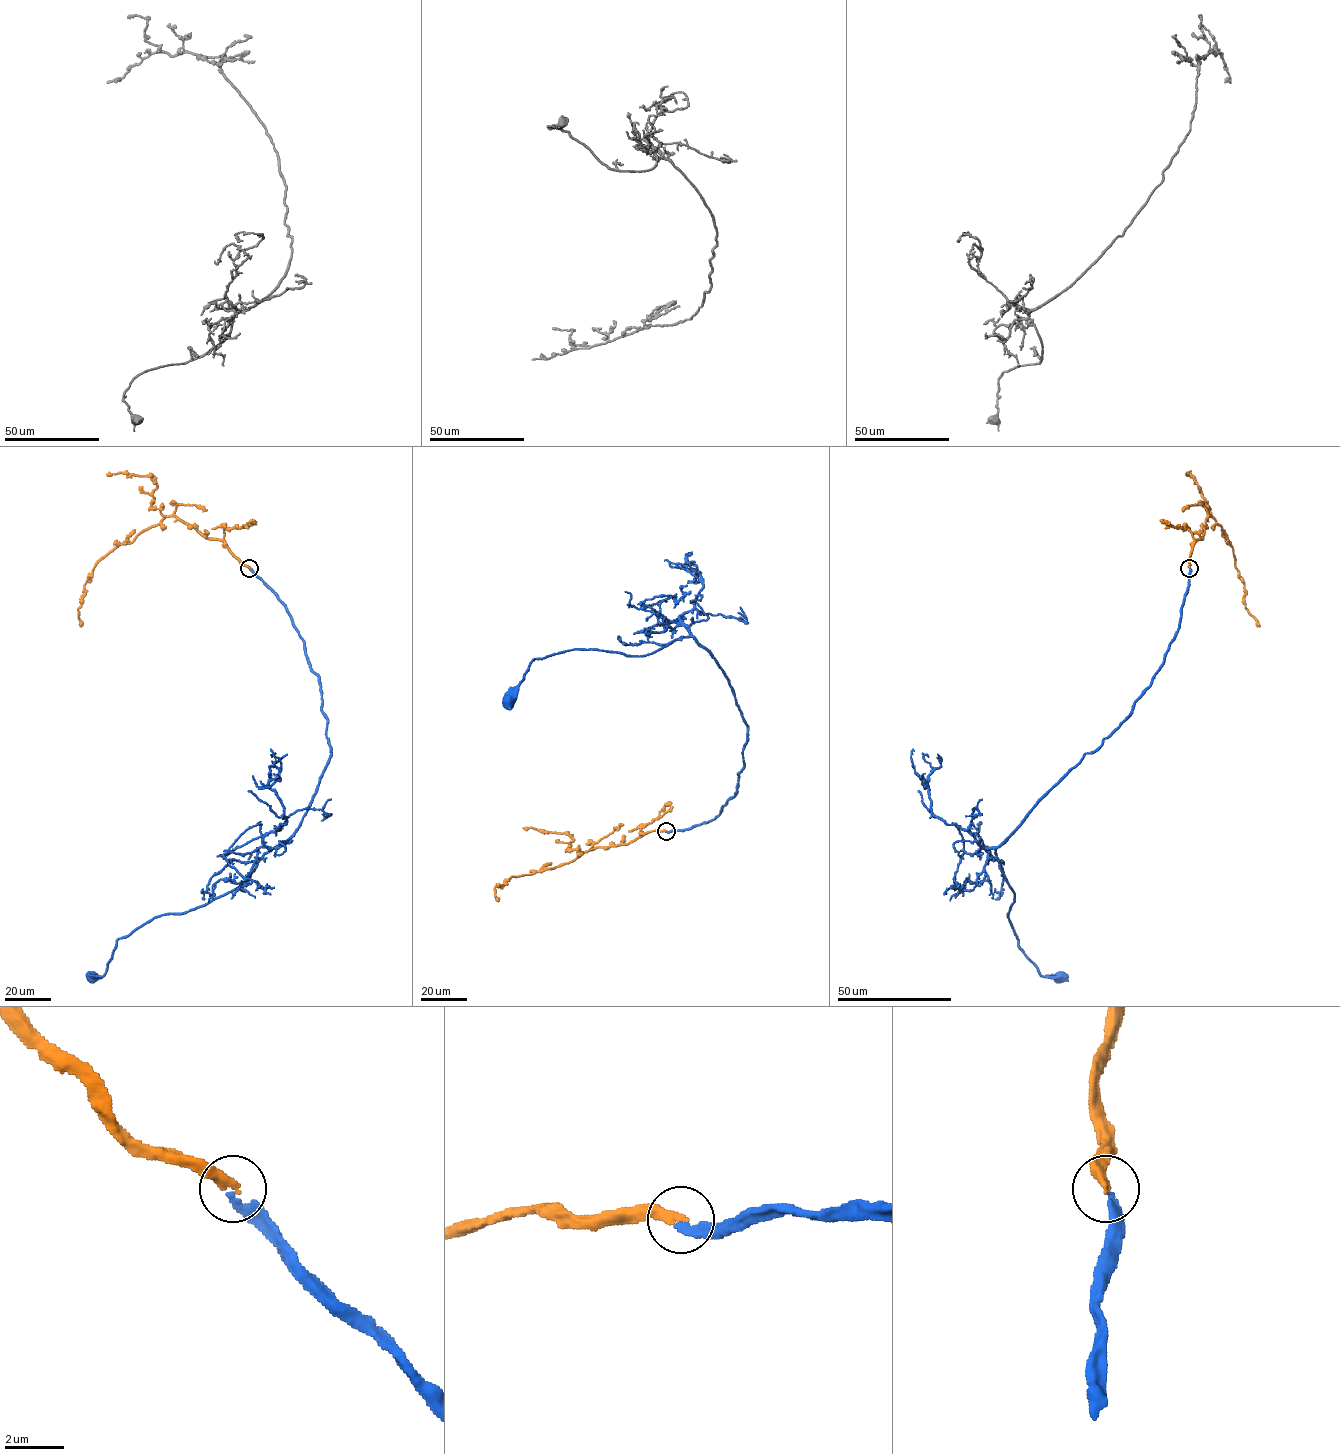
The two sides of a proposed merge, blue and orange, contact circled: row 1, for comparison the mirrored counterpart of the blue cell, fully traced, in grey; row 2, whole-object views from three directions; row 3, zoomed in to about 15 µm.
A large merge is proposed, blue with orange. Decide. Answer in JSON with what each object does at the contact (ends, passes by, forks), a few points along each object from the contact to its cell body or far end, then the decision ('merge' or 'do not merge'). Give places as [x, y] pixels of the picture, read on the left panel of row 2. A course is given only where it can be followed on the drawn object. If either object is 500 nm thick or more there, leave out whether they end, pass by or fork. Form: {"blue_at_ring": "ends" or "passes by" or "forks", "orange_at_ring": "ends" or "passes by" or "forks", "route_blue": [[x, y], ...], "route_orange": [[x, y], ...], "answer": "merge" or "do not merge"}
{"blue_at_ring": "ends", "orange_at_ring": "ends", "route_blue": [[250, 568], [285, 606], [318, 677], [329, 761], [301, 825], [236, 888], [120, 938], [106, 973], [92, 977]], "route_orange": [[250, 568], [223, 541], [204, 537], [168, 516], [132, 542], [118, 544], [96, 564], [78, 609], [81, 626]], "answer": "merge"}

